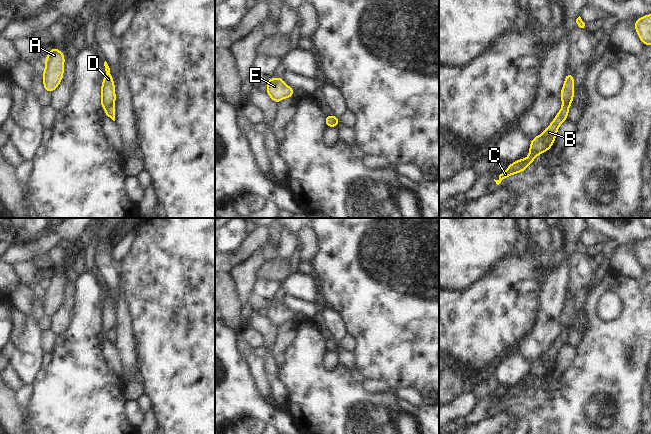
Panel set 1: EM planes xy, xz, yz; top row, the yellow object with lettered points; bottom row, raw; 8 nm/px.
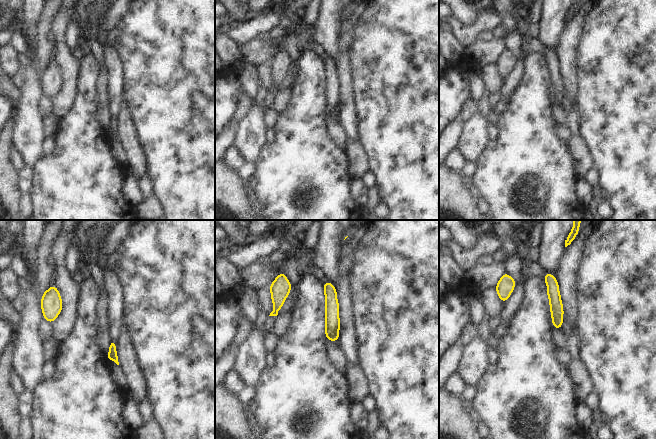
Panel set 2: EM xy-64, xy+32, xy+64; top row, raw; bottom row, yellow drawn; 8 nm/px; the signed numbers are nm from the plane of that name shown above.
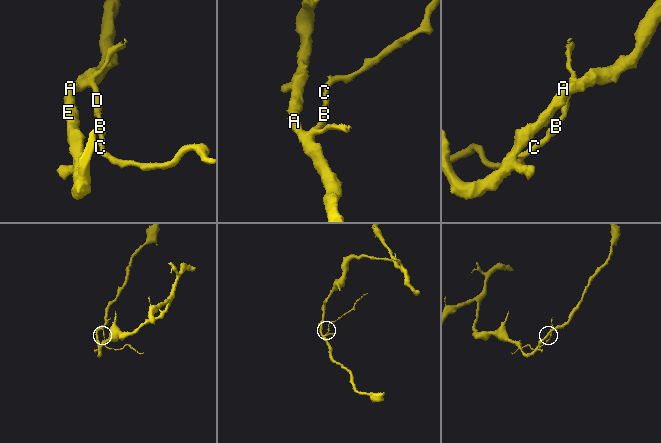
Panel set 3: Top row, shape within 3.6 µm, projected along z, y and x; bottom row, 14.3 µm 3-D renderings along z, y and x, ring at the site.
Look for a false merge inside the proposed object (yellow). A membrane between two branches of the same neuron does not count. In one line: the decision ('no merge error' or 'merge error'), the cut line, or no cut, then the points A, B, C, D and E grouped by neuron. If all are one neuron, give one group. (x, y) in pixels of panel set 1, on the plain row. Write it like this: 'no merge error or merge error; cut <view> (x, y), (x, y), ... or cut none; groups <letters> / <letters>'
merge error; cut xy (113, 326), (105, 334); groups A D E / B C

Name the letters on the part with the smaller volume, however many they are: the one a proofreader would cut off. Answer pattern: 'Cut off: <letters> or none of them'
Cut off: B, C

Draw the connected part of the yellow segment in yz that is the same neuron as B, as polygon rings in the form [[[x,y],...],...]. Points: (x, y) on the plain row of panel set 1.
[[[563,327],[561,334],[557,337],[551,348],[543,355],[542,358],[534,361],[531,364],[529,371],[529,380],[524,383],[519,383],[516,386],[511,386],[508,392],[499,399],[499,403],[494,405],[497,409],[508,400],[521,397],[535,384],[535,382],[542,377],[548,375],[555,367],[555,361],[560,349],[567,343],[569,339],[570,329]]]

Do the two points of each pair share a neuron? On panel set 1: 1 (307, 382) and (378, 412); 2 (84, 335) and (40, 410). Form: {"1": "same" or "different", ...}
{"1": "same", "2": "same"}

